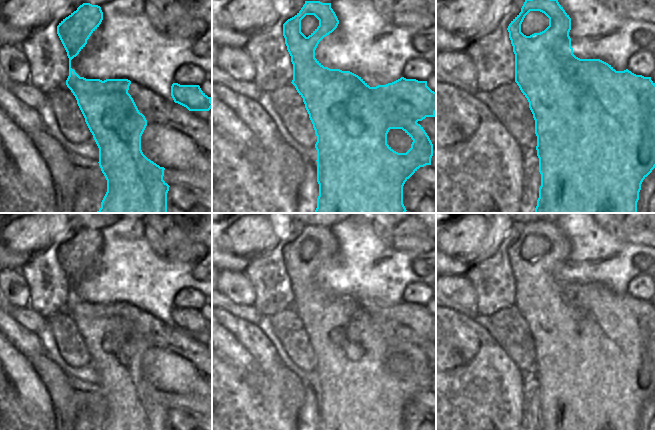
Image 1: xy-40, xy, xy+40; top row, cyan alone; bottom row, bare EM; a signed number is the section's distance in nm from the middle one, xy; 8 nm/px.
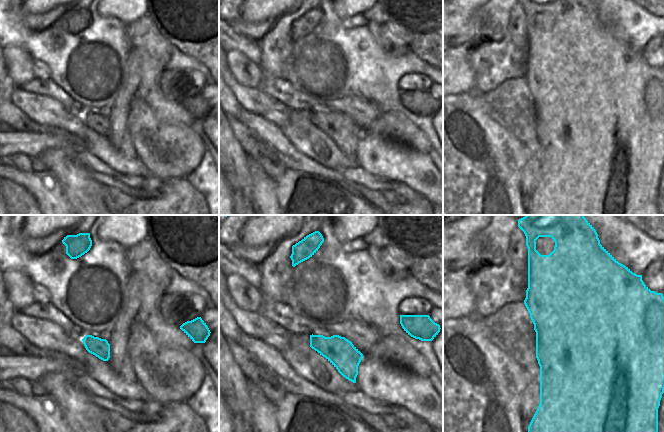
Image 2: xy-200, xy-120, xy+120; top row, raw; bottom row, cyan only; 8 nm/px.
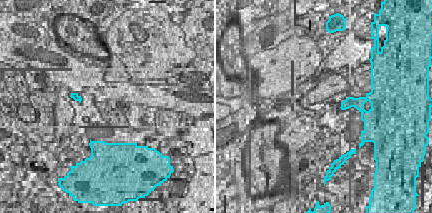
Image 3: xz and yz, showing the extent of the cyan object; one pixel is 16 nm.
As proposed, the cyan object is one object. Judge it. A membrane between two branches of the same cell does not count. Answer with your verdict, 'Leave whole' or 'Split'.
Leave whole.

